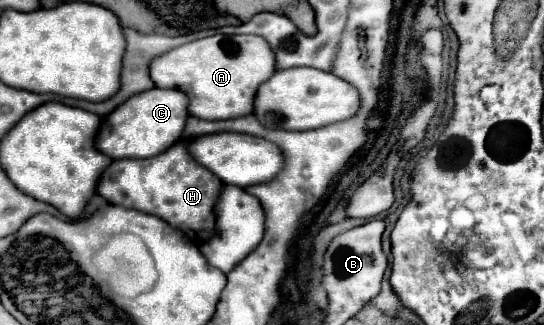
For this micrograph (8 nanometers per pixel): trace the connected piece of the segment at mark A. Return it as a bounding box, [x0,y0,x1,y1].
[150,34,276,120]

